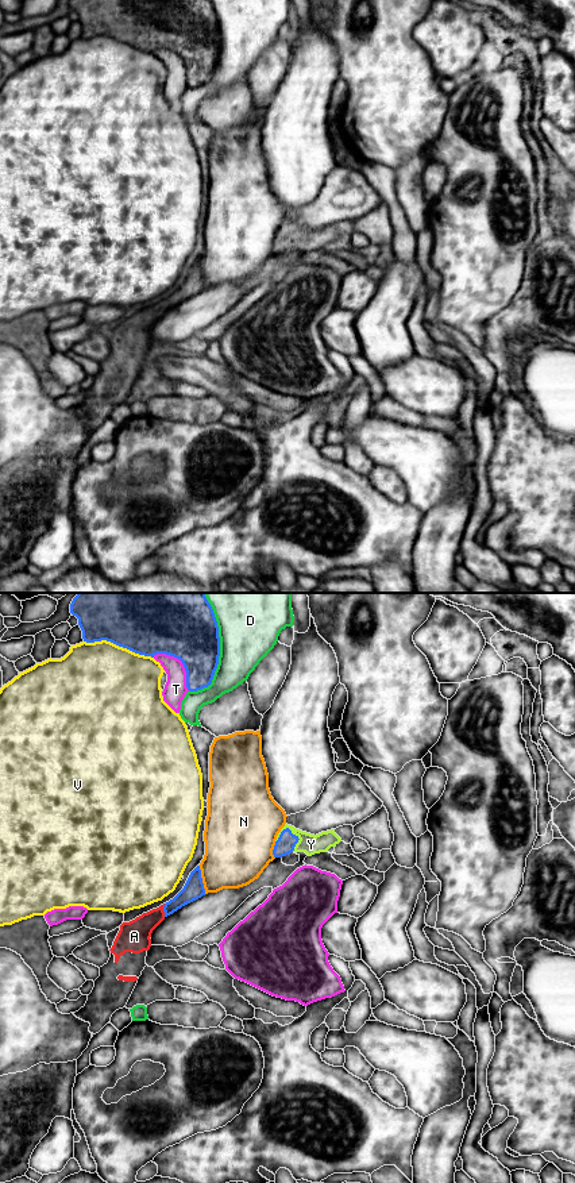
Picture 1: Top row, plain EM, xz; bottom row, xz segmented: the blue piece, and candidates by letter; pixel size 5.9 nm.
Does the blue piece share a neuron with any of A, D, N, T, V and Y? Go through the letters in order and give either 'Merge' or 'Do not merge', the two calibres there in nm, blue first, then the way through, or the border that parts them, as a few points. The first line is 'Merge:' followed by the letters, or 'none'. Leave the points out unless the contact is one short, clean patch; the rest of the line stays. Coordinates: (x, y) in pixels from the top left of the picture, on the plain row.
Merge: A, Y
A: Merge. Thickness 120 nm (blue) against 190 nm. Path across: xz (193, 284), (163, 305), (134, 331)
D: Do not merge. Thickness 340 nm (blue) against 340 nm
N: Do not merge. Thickness 120 nm (blue) against 360 nm
T: Do not merge. Thickness 340 nm (blue) against 130 nm
V: Do not merge. Thickness 300 nm (blue) against 500 nm
Y: Merge. Thickness 120 nm (blue) against 120 nm. Path across: xz (286, 237), (298, 234), (311, 239)

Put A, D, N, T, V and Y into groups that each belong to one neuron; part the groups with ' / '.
A Y / D / N / T / V

